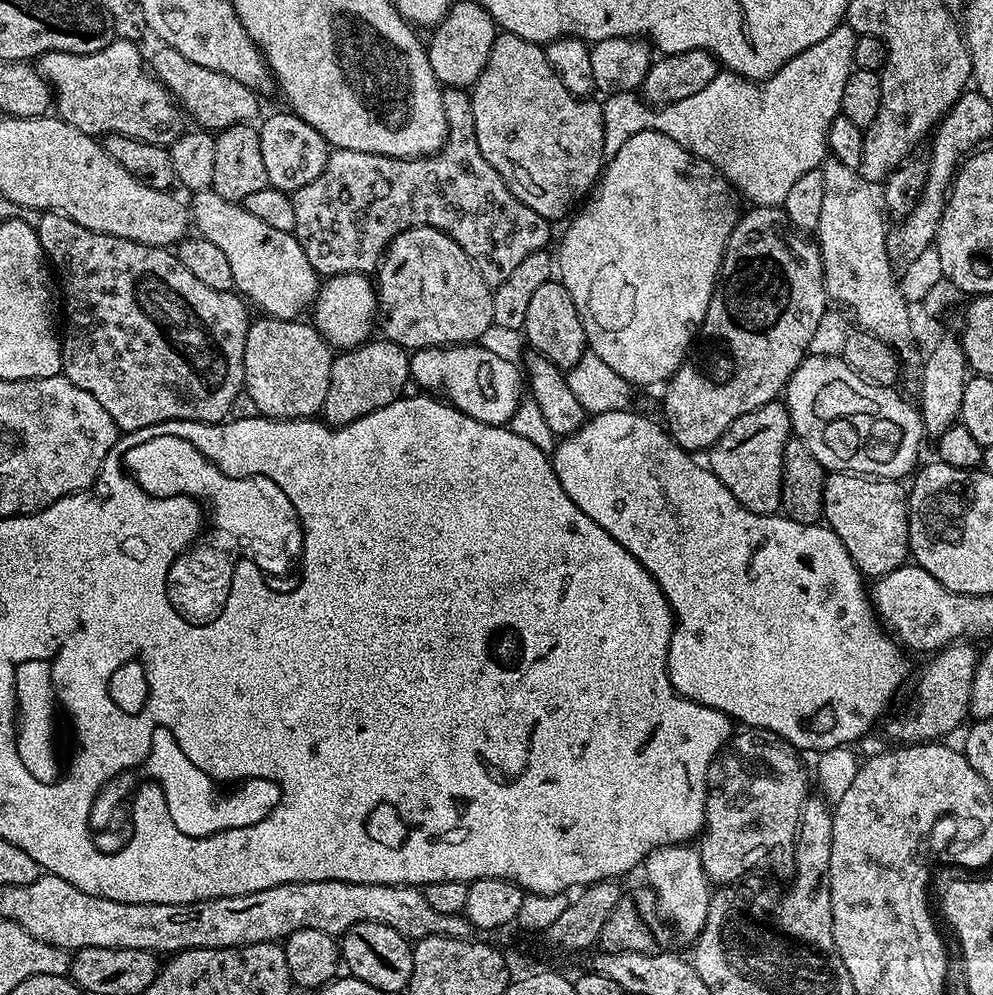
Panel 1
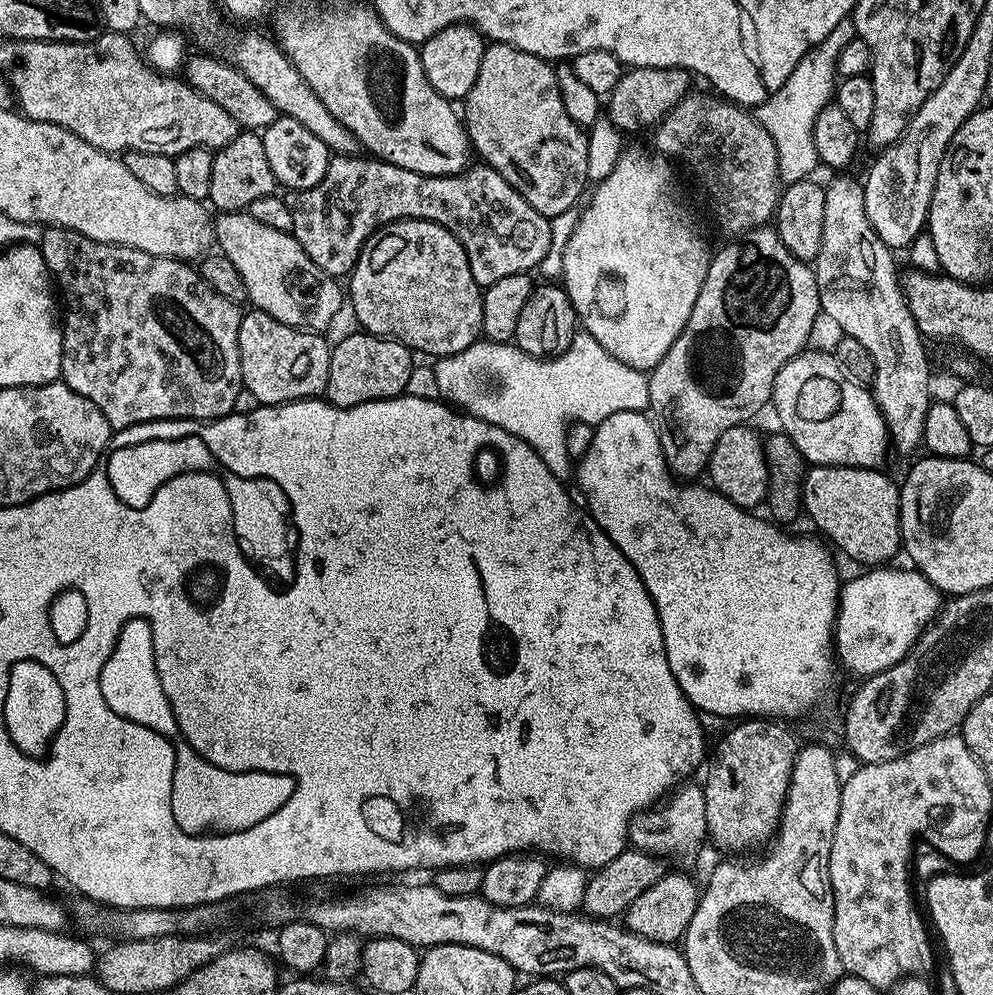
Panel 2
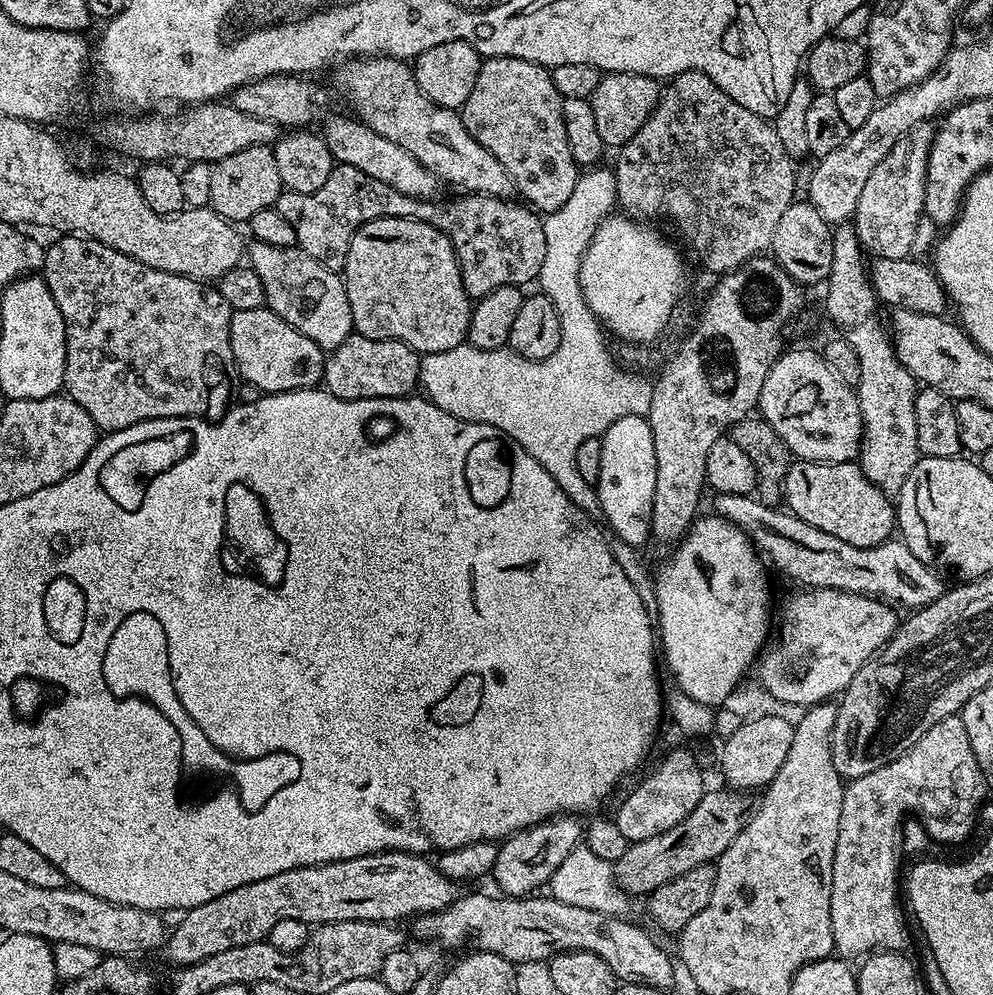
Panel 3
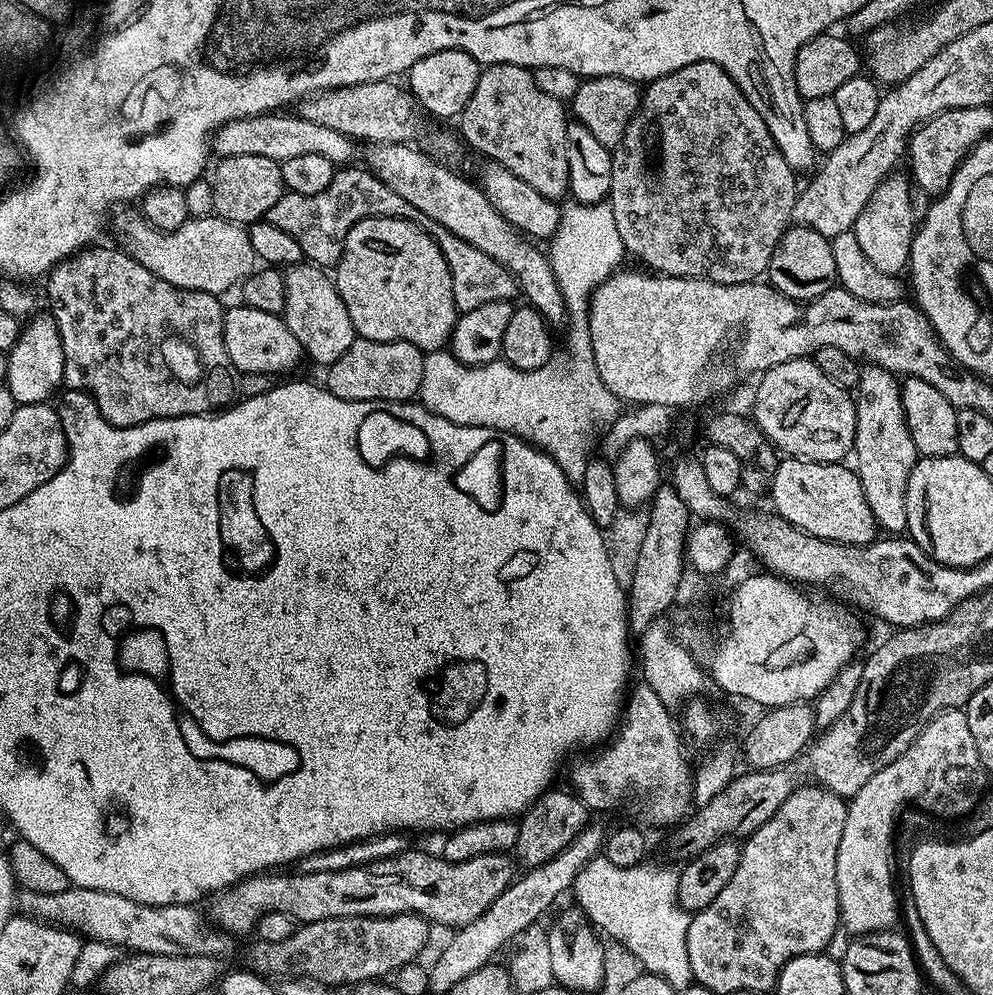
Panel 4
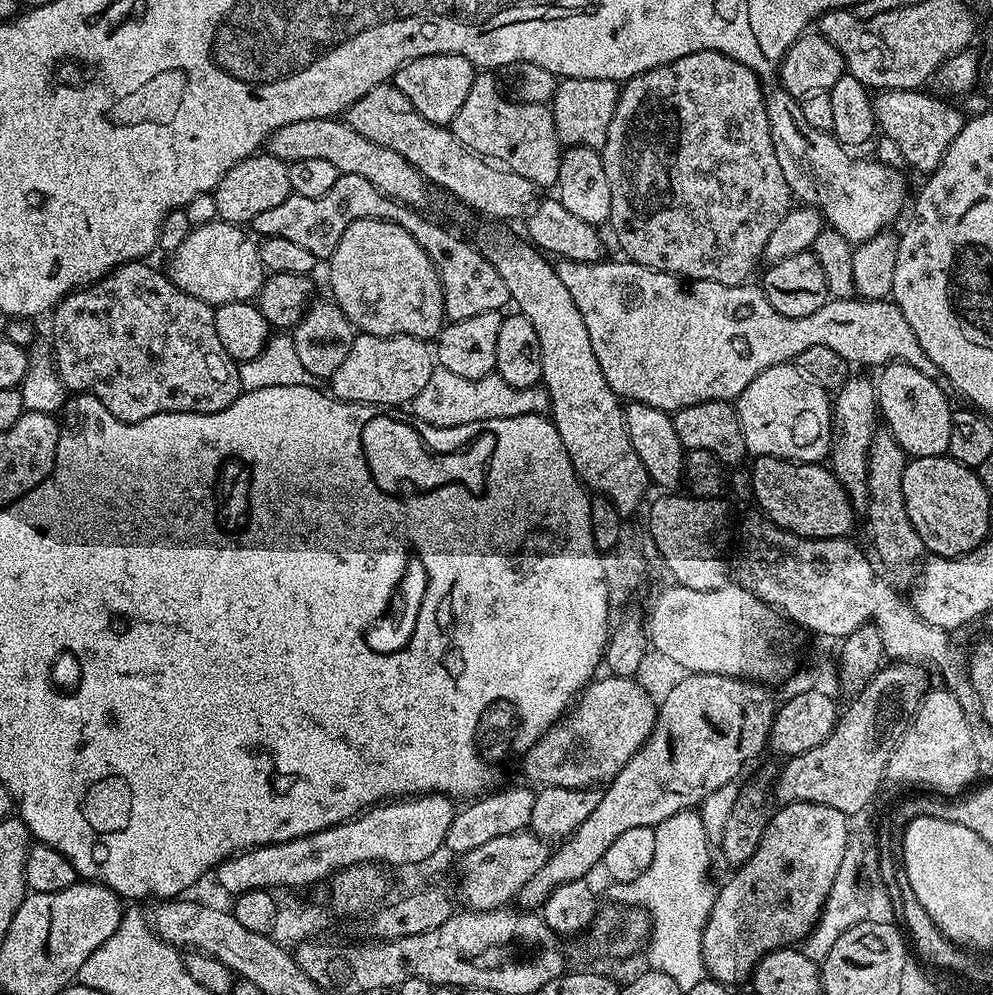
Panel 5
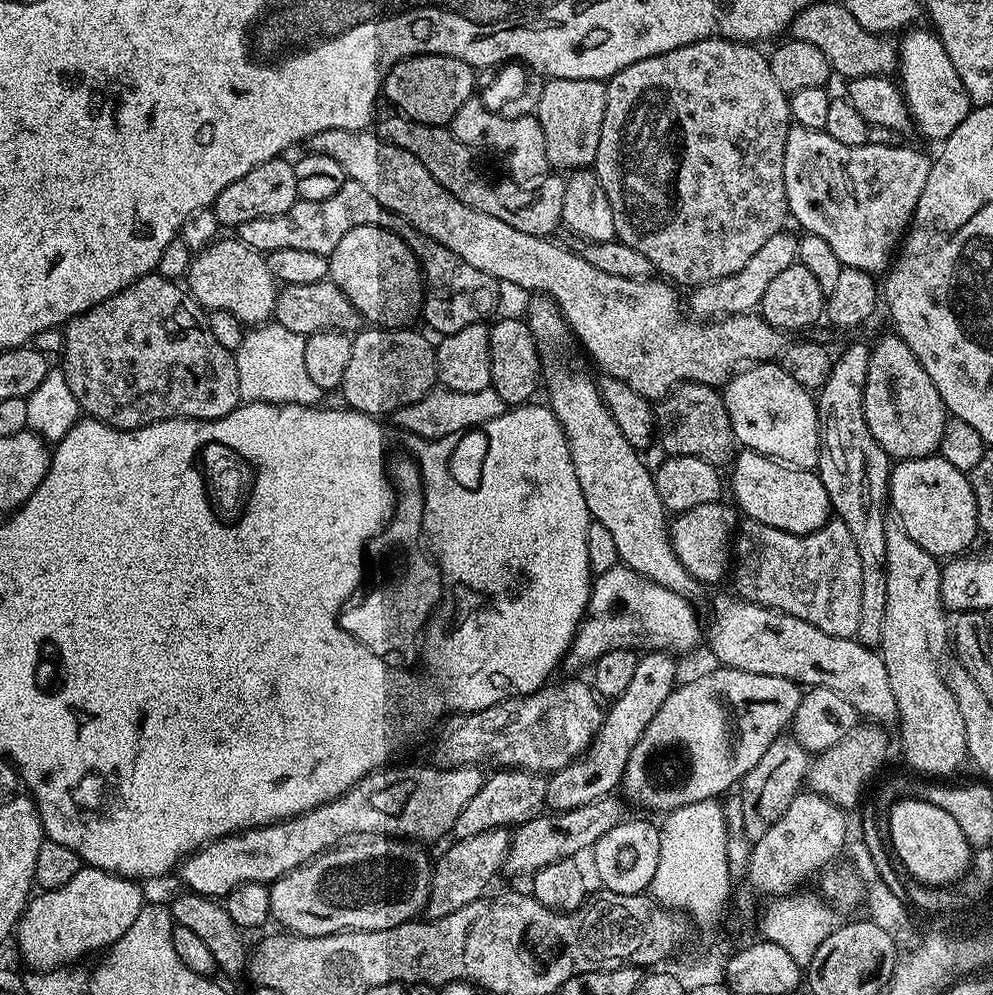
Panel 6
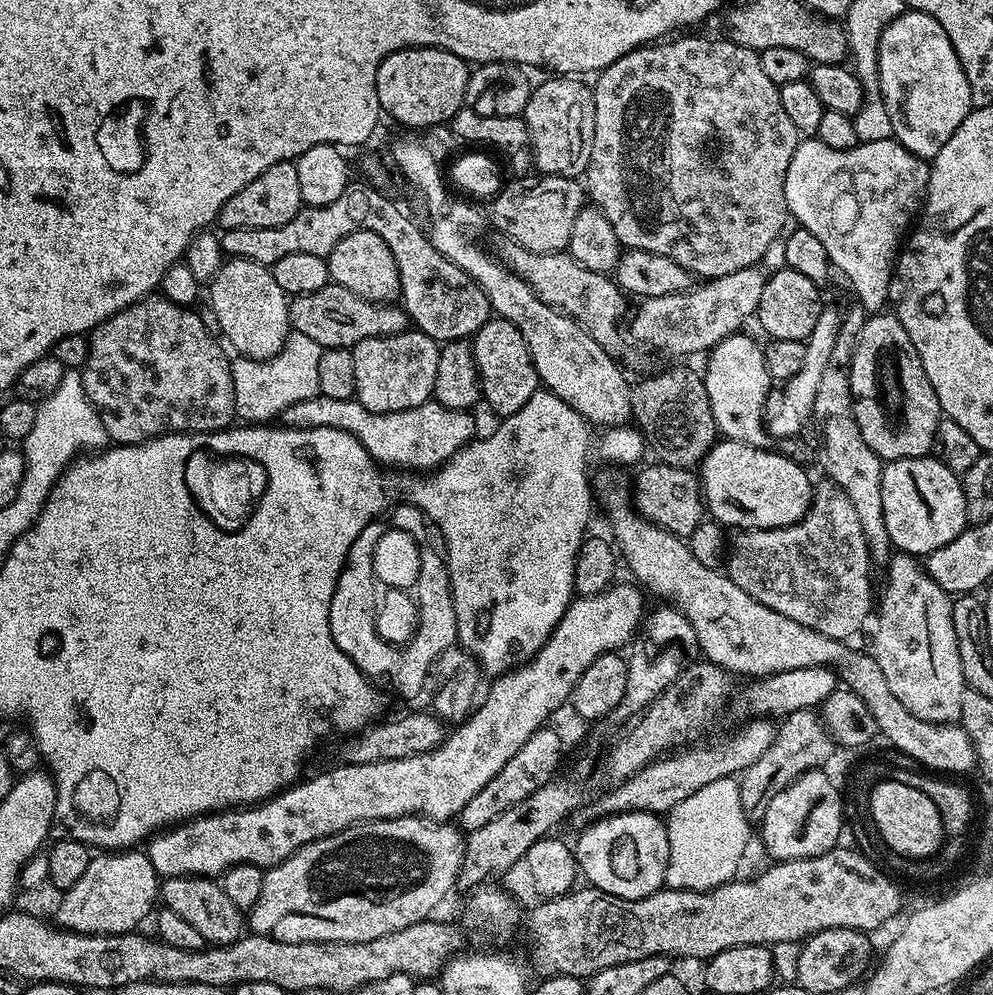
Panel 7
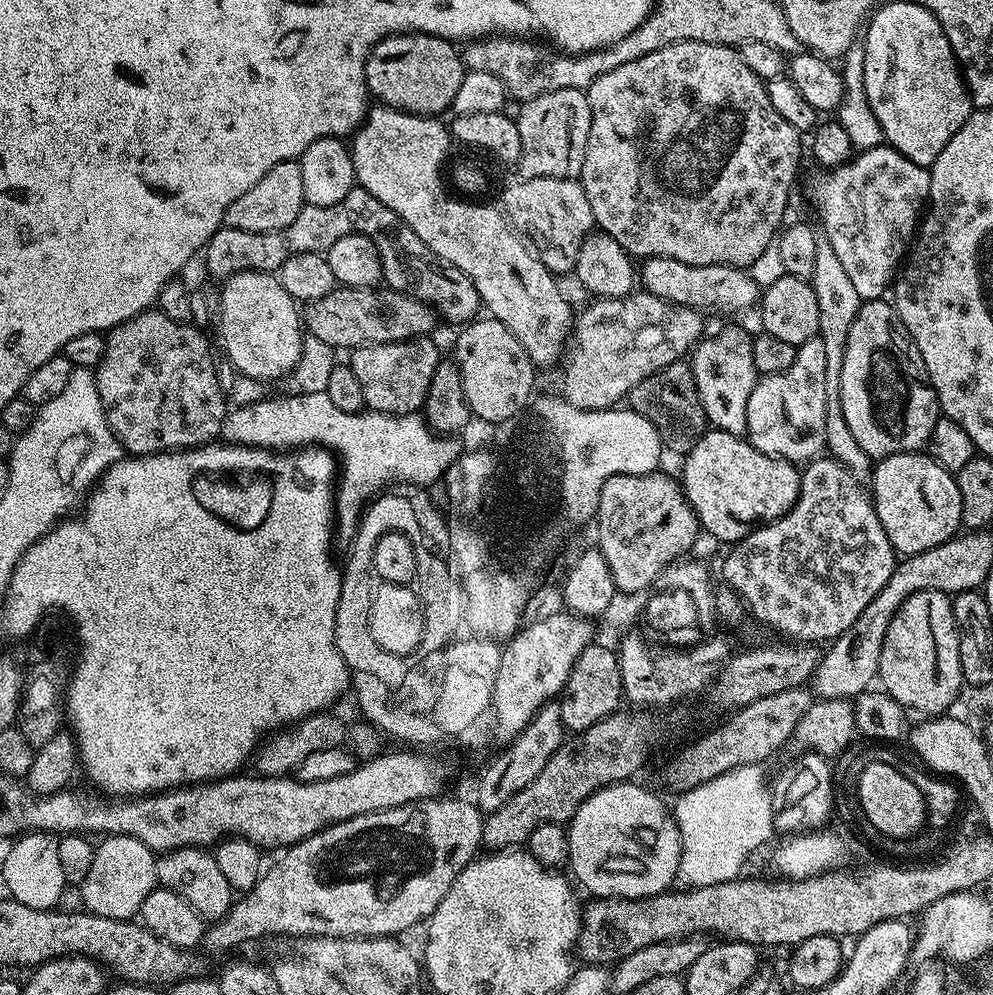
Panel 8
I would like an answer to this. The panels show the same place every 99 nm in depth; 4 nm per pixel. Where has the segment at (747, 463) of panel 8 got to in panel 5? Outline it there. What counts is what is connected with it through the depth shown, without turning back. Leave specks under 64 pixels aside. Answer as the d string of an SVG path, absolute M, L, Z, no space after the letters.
M758 456L754 463L752 492L760 503L759 511L778 527L814 539L838 539L849 535L857 513L831 467L820 462L801 464L779 460L777 456Z

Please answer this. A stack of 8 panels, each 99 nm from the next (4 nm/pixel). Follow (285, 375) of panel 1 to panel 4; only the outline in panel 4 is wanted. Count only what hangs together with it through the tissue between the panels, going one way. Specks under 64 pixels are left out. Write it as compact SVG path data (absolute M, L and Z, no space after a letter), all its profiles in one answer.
M247 306L239 307L229 307L224 314L226 354L230 354L230 362L236 367L237 373L247 374L249 376L273 377L278 375L278 372L284 372L294 367L299 360L302 360L302 349L298 338L294 338L294 334L290 334L290 326L284 320L283 315Z

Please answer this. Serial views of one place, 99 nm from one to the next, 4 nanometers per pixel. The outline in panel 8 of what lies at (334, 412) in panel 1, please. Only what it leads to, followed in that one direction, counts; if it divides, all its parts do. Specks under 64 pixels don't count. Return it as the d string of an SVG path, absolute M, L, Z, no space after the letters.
M432 338L403 340L393 344L363 344L360 348L351 349L350 356L350 367L354 370L354 378L358 378L358 386L362 386L365 405L373 412L385 412L391 416L411 416L423 409L434 370L442 363L442 356Z

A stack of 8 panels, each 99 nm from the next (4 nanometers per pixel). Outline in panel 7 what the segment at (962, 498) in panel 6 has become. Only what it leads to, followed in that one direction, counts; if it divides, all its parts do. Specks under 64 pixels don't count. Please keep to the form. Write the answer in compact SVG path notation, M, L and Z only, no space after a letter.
M931 455L905 460L889 460L884 464L882 474L882 514L886 514L886 530L892 539L892 547L897 553L917 558L927 558L934 550L954 542L958 534L969 527L966 514L966 498L961 477L952 472L941 460Z

